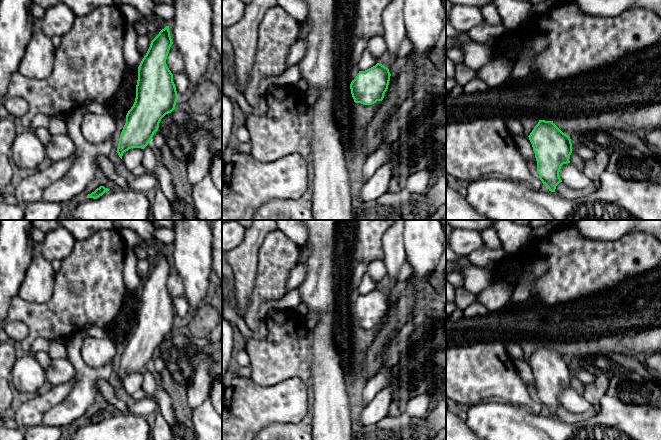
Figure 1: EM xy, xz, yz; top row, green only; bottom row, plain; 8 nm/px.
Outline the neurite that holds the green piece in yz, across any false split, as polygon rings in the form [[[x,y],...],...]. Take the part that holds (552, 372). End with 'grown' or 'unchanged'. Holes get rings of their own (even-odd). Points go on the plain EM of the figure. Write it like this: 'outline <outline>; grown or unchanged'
outline [[[539,344],[528,361],[535,377],[540,404],[549,415],[555,416],[556,410],[562,406],[559,400],[561,390],[570,387],[571,363],[553,345],[545,344]]]; unchanged

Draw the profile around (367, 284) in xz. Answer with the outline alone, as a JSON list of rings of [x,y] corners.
[[[368,273],[364,274],[359,286],[358,291],[360,295],[365,295],[375,290],[379,285],[369,276]]]

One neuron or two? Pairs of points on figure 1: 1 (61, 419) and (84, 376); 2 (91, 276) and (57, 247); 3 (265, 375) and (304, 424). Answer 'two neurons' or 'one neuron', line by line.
1: one neuron
2: two neurons
3: one neuron

